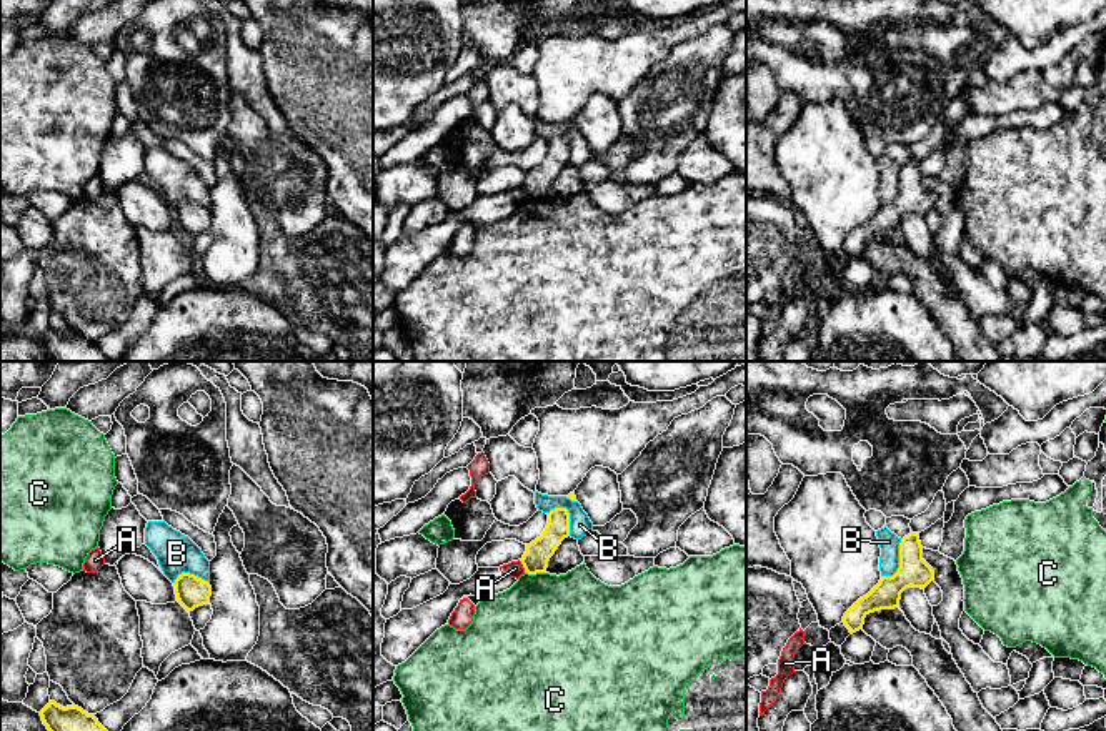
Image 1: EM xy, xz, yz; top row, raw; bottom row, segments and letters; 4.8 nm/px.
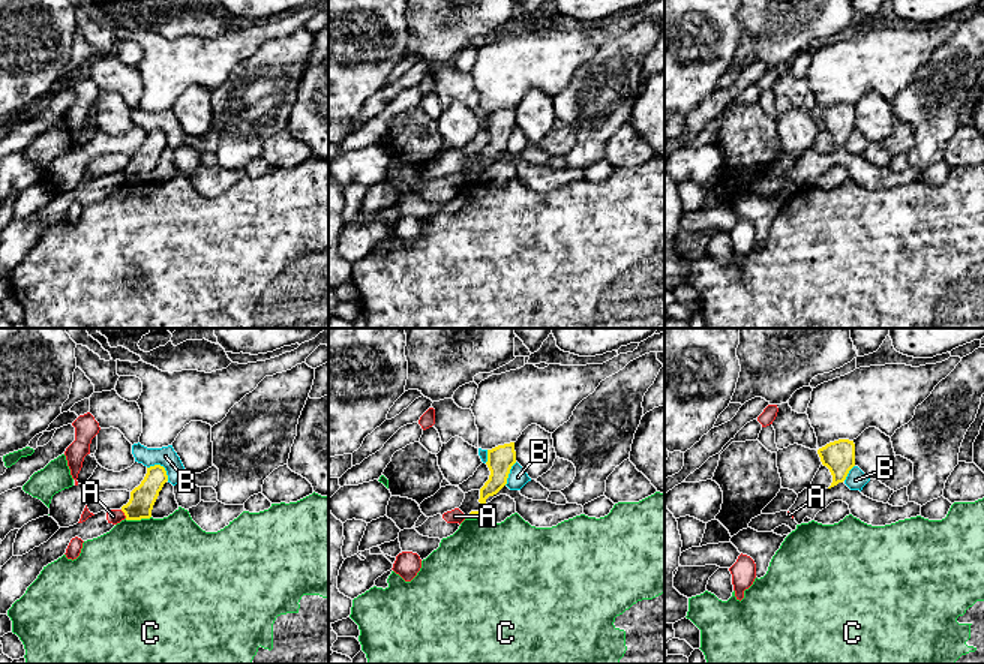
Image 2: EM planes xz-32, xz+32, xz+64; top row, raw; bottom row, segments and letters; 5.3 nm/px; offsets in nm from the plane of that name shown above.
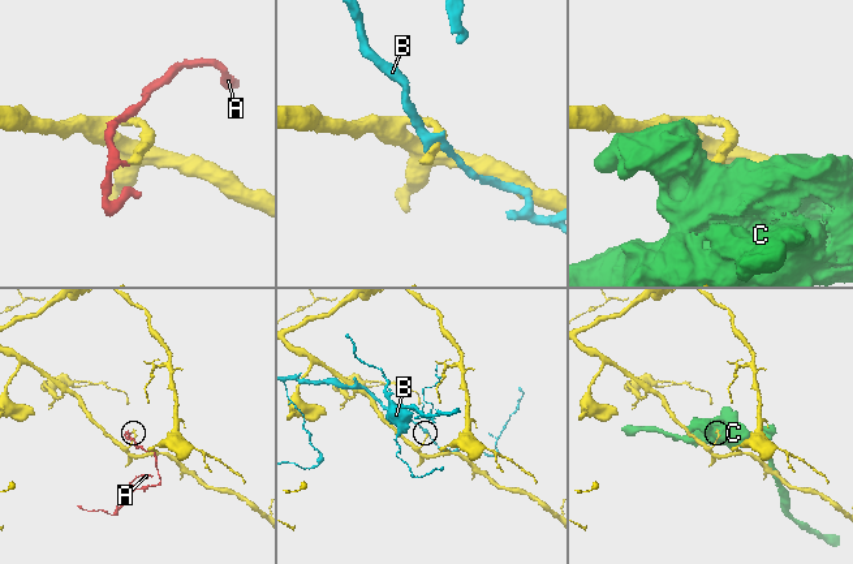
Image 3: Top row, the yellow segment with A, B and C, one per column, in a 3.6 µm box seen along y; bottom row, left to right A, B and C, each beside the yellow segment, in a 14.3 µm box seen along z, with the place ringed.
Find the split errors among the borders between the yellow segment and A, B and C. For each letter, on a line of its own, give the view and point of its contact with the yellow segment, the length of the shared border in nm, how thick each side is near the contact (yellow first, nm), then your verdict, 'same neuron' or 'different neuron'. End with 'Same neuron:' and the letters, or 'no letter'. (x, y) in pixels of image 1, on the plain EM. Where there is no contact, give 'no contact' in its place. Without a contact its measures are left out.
A: xz (523, 193) | 70 nm | 130/80 nm | different neuron
B: xz (568, 140) | 170 nm | 120/110 nm | different neuron
C: xz (535, 200) | 100 nm | 130/480 nm | different neuron
Same neuron: no letter

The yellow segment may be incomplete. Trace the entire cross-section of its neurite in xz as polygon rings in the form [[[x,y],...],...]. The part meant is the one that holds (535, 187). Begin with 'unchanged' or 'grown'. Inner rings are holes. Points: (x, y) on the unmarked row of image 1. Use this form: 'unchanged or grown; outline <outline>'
unchanged; outline [[[555,135],[548,142],[548,152],[540,165],[526,172],[526,178],[520,186],[525,200],[536,201],[546,200],[548,188],[570,163],[570,140],[566,135]]]

